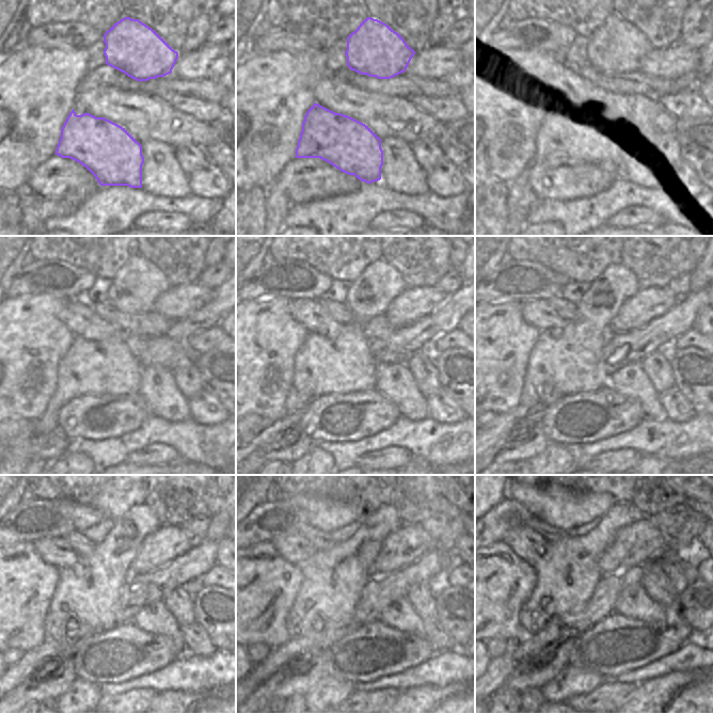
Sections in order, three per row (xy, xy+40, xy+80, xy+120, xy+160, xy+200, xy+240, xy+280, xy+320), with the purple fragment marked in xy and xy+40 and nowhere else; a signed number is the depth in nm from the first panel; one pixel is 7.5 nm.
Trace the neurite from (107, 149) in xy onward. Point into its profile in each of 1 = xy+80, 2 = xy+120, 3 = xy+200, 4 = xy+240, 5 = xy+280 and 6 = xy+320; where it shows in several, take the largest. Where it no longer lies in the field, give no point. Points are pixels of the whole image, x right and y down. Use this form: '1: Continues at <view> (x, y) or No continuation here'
1: Continues at xy+80 (584, 135)
2: Continues at xy+120 (108, 367)
3: Continues at xy+200 (570, 358)
4: Continues at xy+240 (90, 589)
5: Continues at xy+280 (332, 581)
6: Continues at xy+320 (568, 572)

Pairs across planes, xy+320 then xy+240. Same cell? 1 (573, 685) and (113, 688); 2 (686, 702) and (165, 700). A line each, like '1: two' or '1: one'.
1: two
2: one

